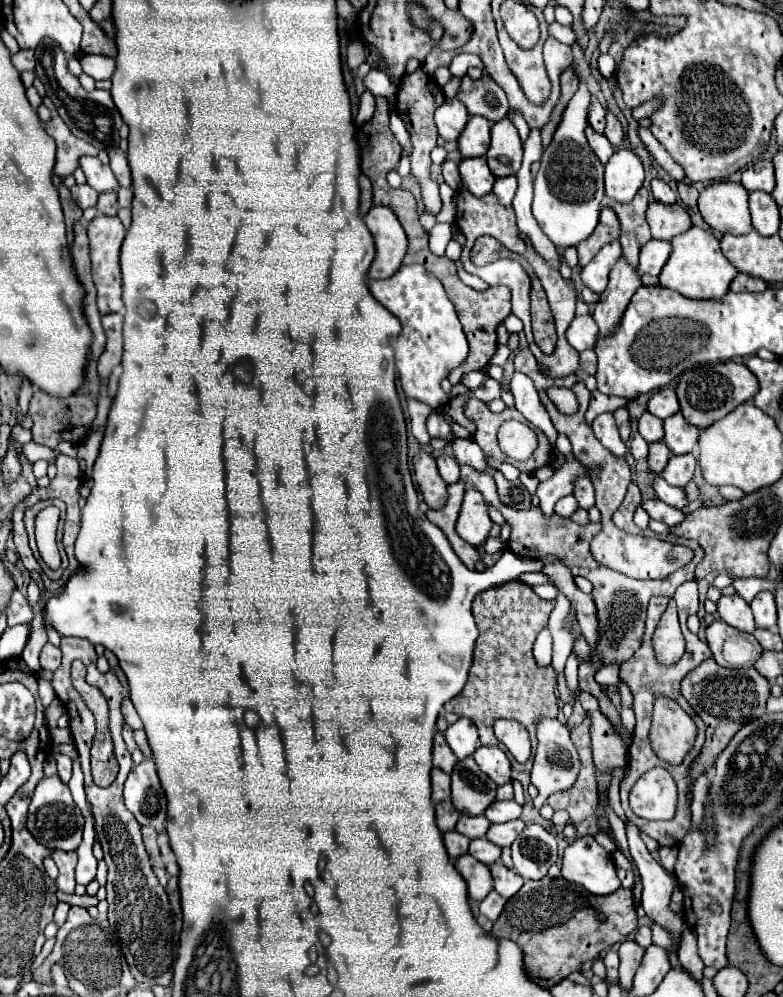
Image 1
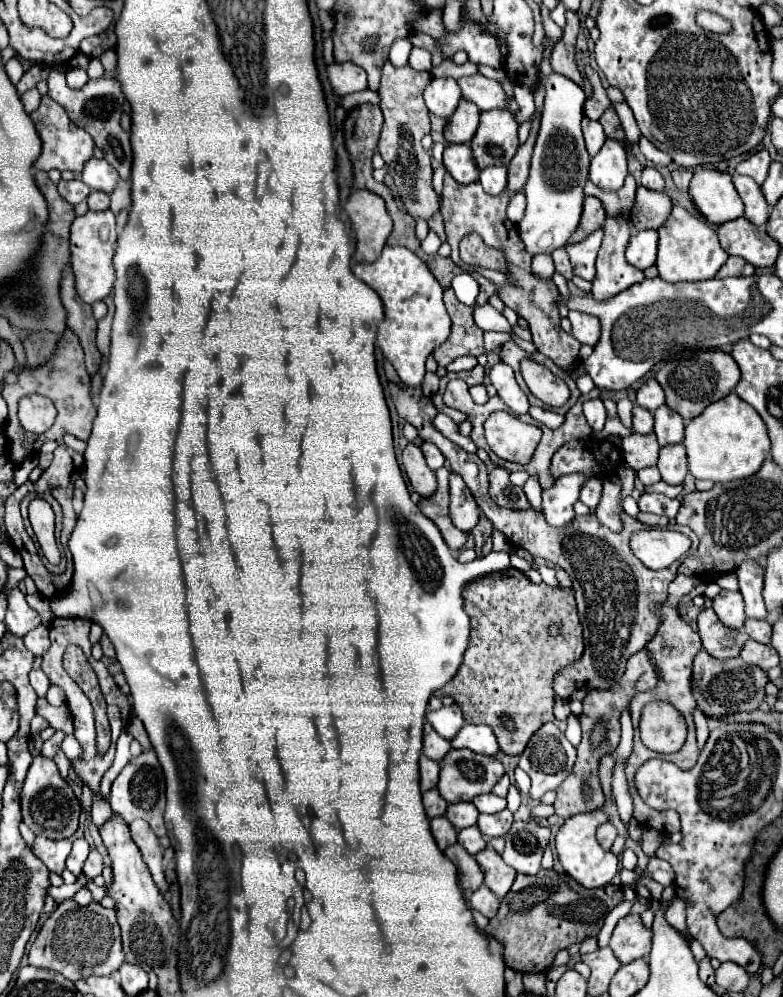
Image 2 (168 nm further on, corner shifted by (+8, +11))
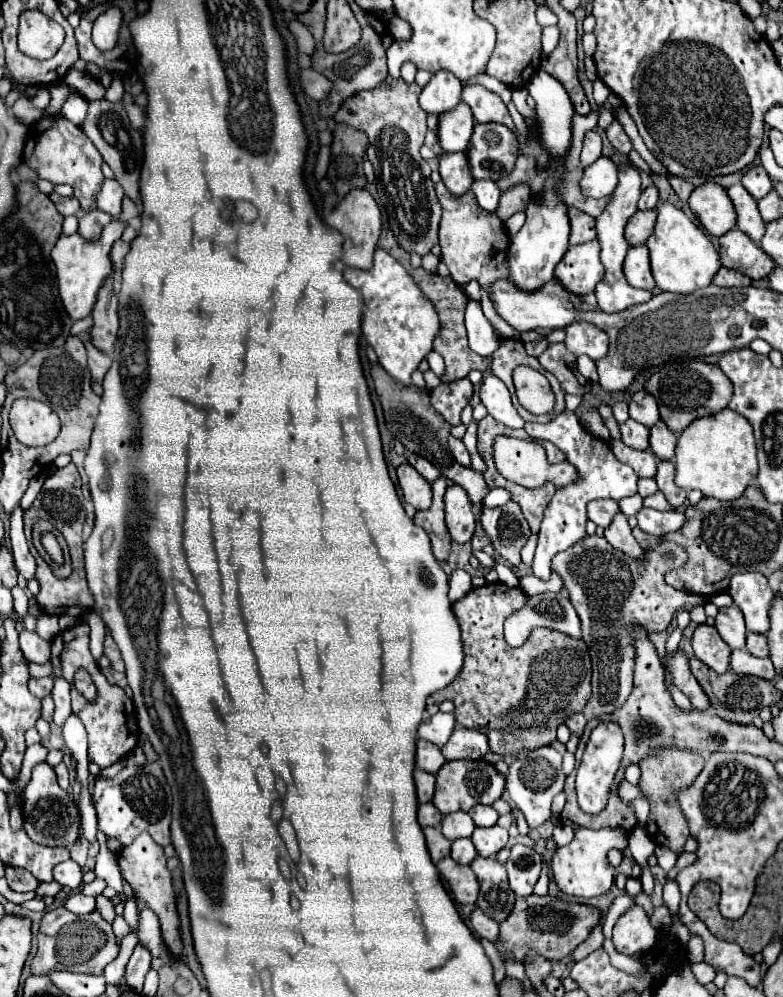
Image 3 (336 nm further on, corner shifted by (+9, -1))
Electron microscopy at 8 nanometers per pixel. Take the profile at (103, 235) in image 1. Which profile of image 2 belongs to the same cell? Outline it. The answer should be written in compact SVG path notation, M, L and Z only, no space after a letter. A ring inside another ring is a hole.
M89 210L87 214L77 216L71 226L71 266L77 278L75 288L79 296L89 304L99 302L113 292L115 272L111 266L111 258L115 240L117 240L117 228L115 228L115 214L111 210L103 212Z

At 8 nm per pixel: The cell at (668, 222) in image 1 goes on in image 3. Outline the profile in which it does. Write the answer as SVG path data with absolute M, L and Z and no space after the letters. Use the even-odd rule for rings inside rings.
M638 210L630 222L626 224L624 238L628 246L640 246L644 244L650 234L654 232L654 222L656 222L656 210Z

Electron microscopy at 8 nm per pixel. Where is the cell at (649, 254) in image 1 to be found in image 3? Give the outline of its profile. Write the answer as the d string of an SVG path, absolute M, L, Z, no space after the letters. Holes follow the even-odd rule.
M636 246L636 248L628 250L626 260L624 260L624 276L634 288L652 290L656 286L648 260L650 258L648 258L646 246Z

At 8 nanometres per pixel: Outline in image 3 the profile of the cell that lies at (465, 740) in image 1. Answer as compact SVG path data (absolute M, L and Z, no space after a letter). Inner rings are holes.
M438 712L432 718L422 720L422 724L418 726L418 736L432 742L432 744L436 744L436 746L444 746L446 740L450 738L454 726L456 726L454 714Z

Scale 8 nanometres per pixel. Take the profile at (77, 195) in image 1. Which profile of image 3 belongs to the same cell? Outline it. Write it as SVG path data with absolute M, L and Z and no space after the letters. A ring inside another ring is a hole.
M52 192L52 194L50 194L50 200L54 202L54 206L58 208L58 212L60 212L62 216L78 216L78 214L80 214L80 210L78 210L78 200L76 200L74 196L64 198L64 196L58 196L56 192Z

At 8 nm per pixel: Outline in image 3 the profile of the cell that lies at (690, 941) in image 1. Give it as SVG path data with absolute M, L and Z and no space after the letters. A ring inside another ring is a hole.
M670 880L670 882L666 882L666 886L664 886L664 902L666 902L666 906L668 906L672 912L678 912L680 890L678 890L678 884L676 884L676 880Z

